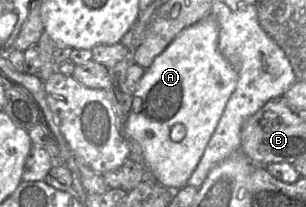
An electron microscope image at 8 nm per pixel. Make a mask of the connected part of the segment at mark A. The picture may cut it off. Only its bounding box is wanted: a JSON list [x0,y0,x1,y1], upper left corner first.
[122,16,237,191]

